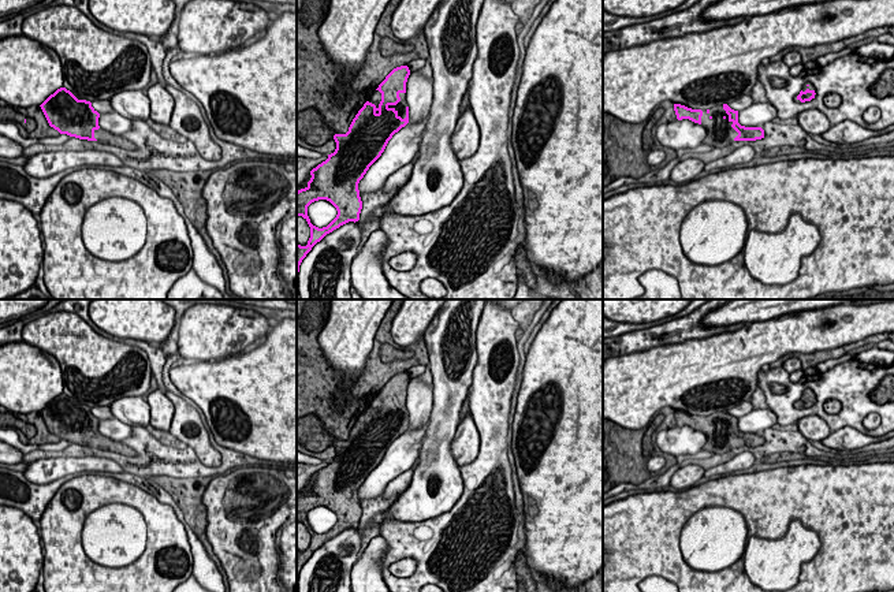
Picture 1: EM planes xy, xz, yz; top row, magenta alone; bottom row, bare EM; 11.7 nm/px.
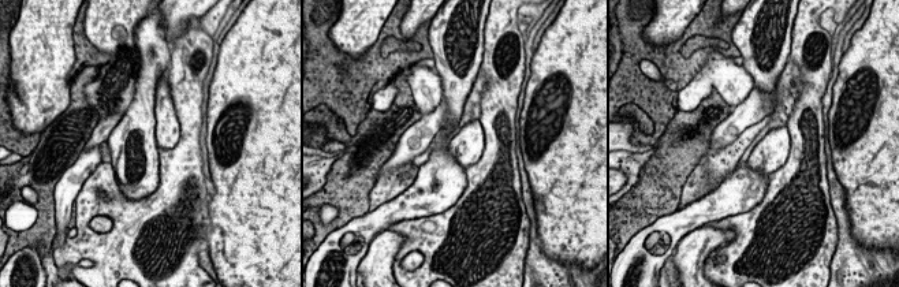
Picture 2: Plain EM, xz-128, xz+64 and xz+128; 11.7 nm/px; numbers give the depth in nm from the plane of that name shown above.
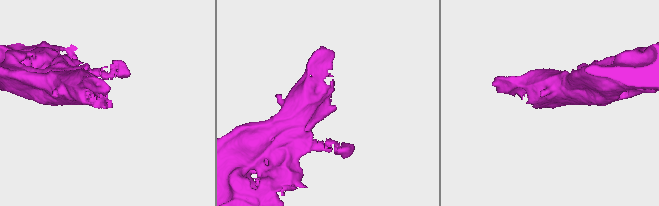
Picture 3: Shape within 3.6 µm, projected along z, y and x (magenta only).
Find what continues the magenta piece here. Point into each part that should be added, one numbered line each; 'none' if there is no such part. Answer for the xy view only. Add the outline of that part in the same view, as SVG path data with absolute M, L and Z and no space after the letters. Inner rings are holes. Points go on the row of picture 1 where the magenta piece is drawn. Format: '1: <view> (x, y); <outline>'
1: xy (101, 136); M101 127L98 130L94 130L94 138L97 139L97 142L101 142L101 144L109 144L128 150L137 149L137 146L131 141L123 137L115 135Z

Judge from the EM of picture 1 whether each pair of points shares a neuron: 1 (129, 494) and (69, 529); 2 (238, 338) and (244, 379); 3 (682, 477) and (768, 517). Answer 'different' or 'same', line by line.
1: same
2: different
3: different

